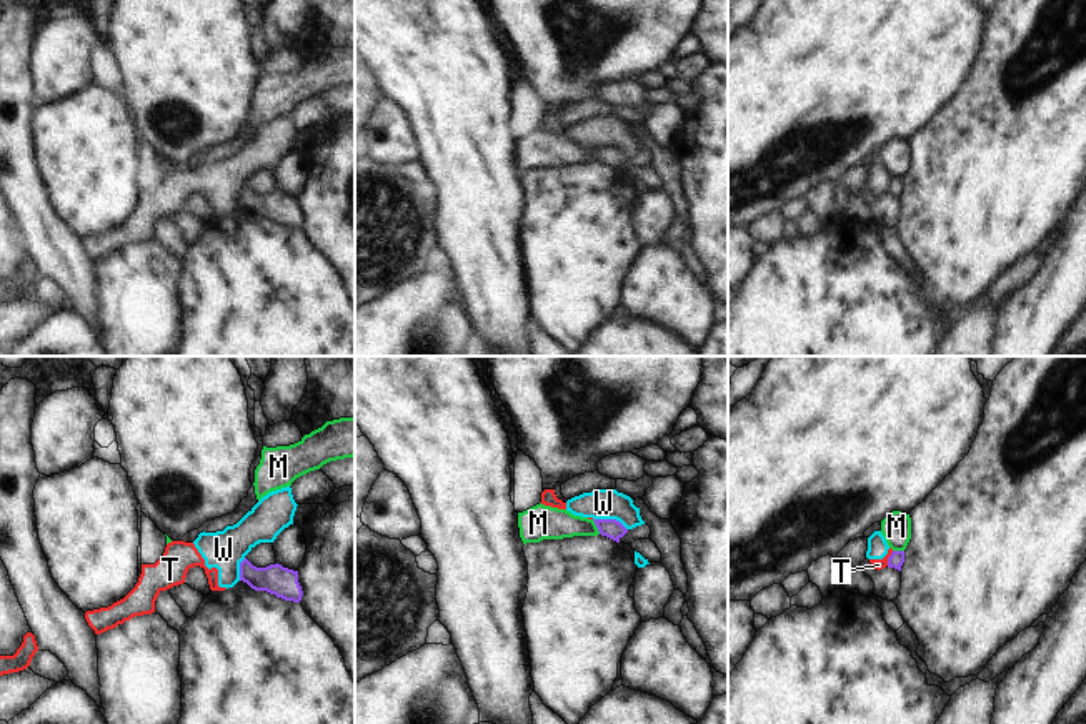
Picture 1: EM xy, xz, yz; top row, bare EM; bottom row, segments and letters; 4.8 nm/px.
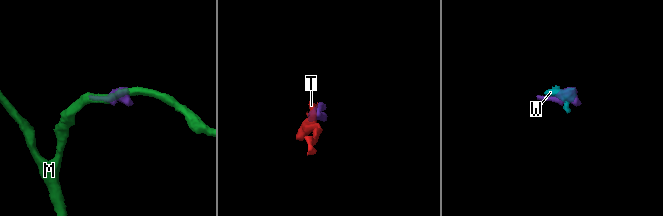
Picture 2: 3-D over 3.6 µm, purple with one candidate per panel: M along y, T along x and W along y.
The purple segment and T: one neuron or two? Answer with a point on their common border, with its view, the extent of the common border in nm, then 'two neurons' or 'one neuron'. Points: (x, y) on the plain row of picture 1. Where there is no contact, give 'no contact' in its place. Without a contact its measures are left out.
contact yz (888, 185); length 80 nm; two neurons

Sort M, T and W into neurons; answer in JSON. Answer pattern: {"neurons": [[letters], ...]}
{"neurons": [["M"], ["T", "W"]]}

